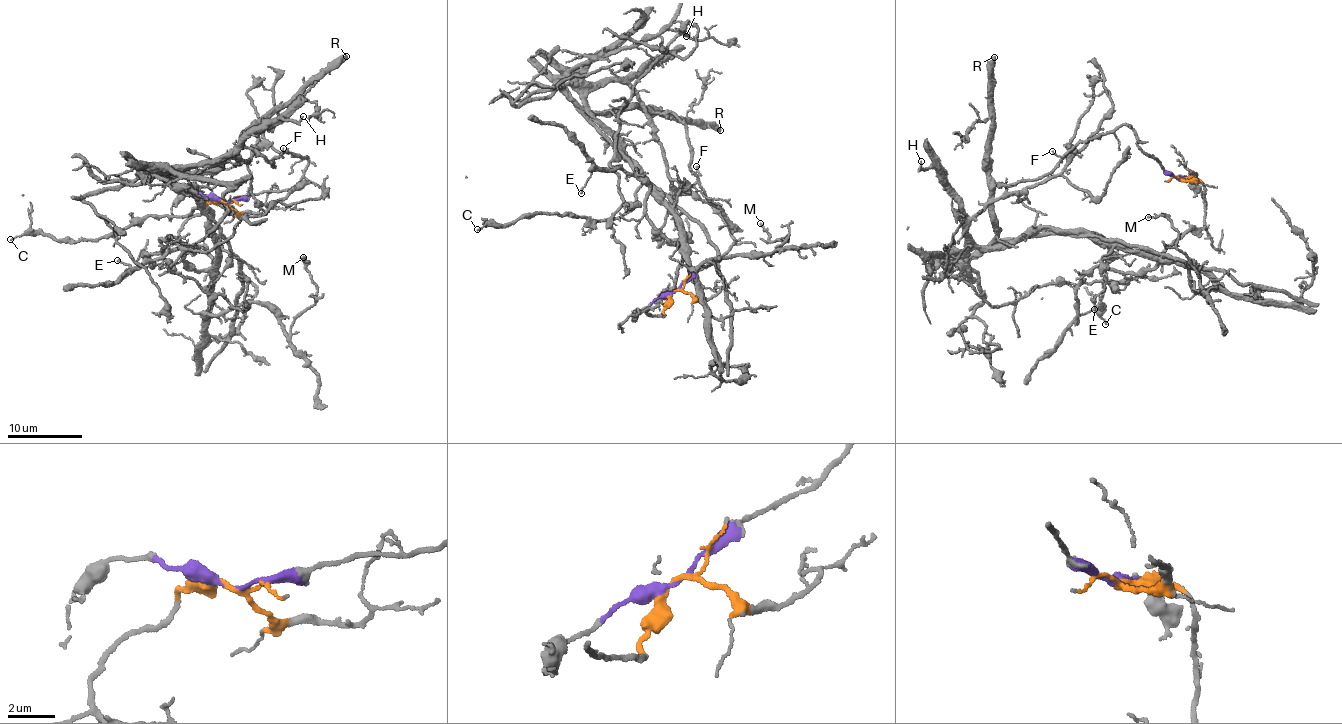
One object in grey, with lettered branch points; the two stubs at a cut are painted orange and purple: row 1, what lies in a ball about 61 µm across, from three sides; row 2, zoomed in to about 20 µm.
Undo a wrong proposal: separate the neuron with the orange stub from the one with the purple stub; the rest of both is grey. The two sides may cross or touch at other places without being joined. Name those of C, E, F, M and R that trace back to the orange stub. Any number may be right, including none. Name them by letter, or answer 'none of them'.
C, E, M

